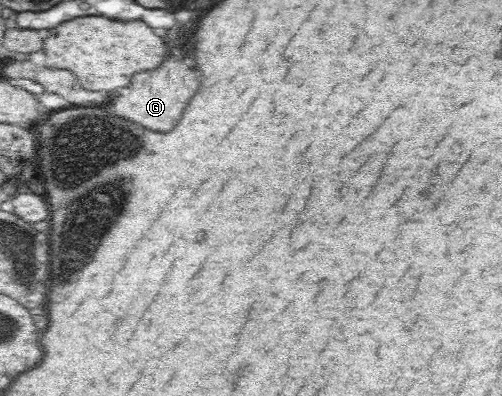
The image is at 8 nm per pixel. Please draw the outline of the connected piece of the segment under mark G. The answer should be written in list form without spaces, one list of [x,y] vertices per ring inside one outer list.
[[[166,63],[162,71],[150,71],[146,75],[136,75],[132,79],[132,85],[114,99],[112,113],[144,129],[166,133],[178,125],[184,109],[188,107],[196,91],[198,91],[198,79],[194,79],[194,73],[182,71],[182,67],[174,67],[174,63]]]

